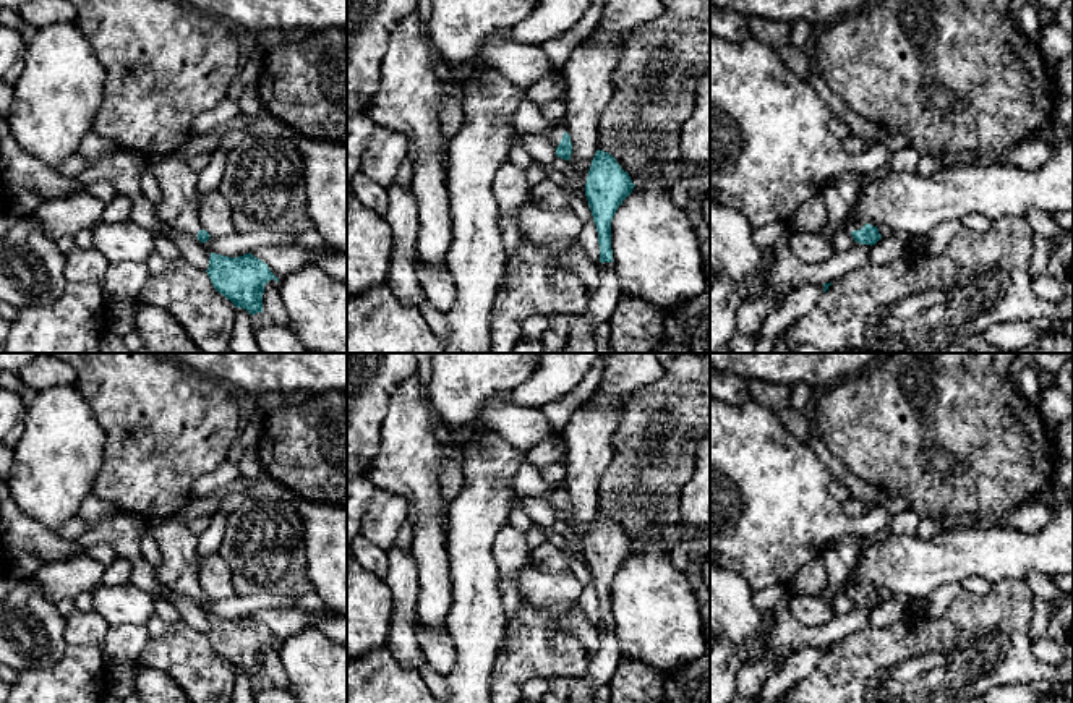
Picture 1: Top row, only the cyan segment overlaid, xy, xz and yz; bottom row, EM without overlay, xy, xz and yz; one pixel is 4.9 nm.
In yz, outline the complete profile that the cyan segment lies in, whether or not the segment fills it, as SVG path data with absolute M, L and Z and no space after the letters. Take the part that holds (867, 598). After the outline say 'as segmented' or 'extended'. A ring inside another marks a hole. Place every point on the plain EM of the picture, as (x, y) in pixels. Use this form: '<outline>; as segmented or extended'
M853 583L849 586L848 593L851 594L854 604L857 604L861 607L872 609L882 601L877 590L874 590L870 586L859 585L859 583Z; extended

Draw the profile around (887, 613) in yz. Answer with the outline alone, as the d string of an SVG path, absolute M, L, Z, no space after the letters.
M901 598L880 601L870 611L869 625L874 628L887 628L901 620L909 611L909 604Z

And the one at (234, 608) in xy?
M256 593L251 596L233 594L227 599L211 599L203 609L211 616L238 620L256 614L263 609L285 609L298 607L295 599L290 596L280 596L274 593Z

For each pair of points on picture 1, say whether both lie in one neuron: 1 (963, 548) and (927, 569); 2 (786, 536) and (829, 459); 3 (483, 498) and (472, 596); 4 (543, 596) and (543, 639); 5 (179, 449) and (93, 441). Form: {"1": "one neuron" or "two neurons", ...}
{"1": "one neuron", "2": "two neurons", "3": "one neuron", "4": "two neurons", "5": "two neurons"}

